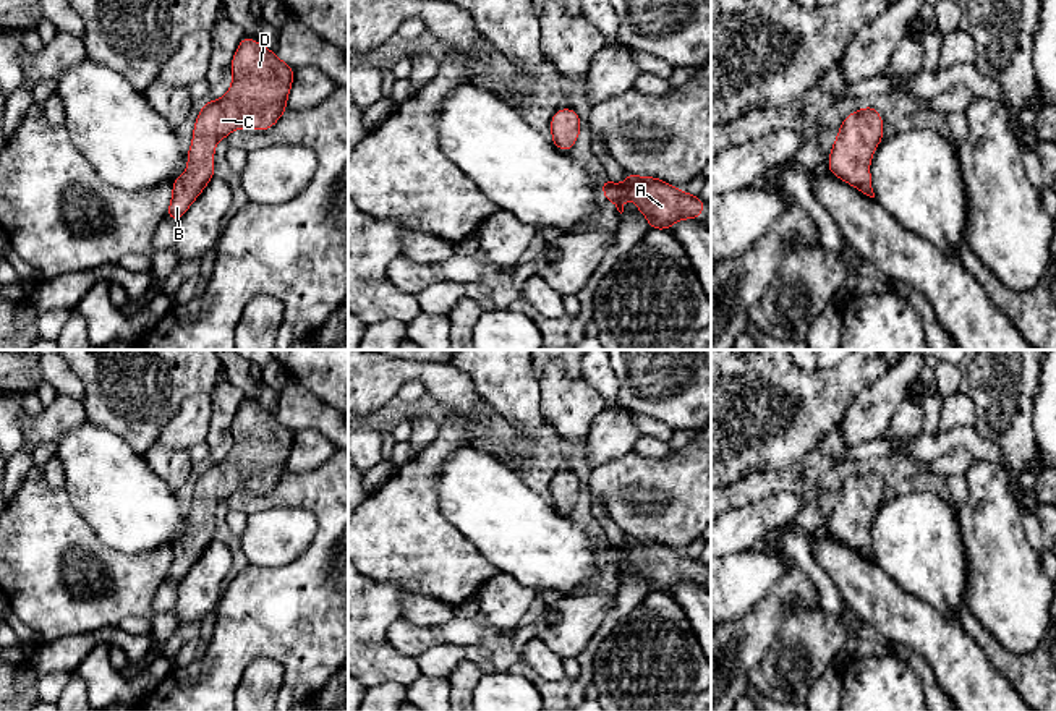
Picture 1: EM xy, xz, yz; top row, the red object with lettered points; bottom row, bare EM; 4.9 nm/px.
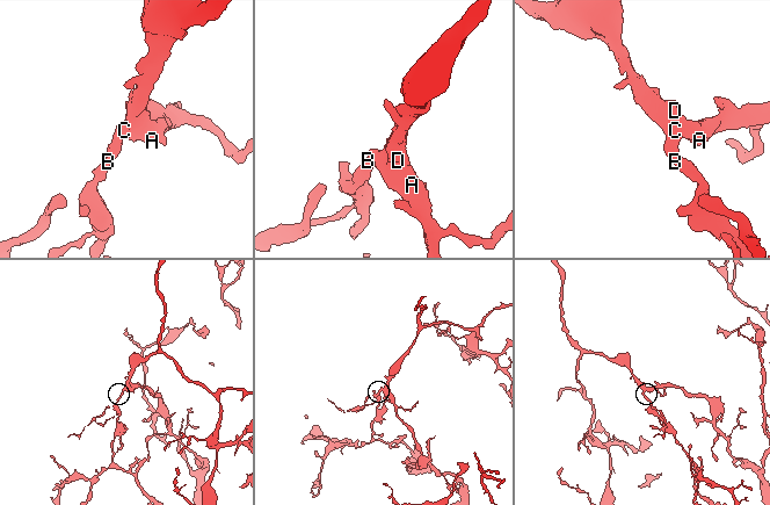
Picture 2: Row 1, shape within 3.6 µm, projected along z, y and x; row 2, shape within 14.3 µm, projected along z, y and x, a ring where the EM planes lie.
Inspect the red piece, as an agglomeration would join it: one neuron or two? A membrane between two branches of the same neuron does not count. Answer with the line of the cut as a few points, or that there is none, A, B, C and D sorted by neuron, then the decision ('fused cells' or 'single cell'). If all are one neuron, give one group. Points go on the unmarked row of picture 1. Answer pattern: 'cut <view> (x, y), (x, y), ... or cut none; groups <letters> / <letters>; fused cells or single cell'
cut none; groups A B C D; single cell

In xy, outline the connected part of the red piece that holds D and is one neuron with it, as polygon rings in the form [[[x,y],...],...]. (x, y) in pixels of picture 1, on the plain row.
[[[245,398],[232,421],[233,444],[219,463],[199,475],[193,507],[186,513],[188,533],[172,544],[173,560],[165,580],[180,583],[214,541],[215,505],[236,491],[270,492],[287,473],[295,432],[254,402]]]

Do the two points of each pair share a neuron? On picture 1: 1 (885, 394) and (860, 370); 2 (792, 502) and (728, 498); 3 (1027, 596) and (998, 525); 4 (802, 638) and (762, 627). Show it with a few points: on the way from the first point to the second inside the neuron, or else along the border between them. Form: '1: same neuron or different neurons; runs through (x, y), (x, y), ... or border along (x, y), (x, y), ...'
1: different neurons; border along (891, 366), (870, 383), (847, 408)
2: different neurons; border along (799, 493), (770, 493), (728, 512)
3: same neuron; runs through (1009, 579), (1000, 559), (998, 543)
4: different neurons; border along (810, 608), (797, 604), (787, 614), (758, 663)

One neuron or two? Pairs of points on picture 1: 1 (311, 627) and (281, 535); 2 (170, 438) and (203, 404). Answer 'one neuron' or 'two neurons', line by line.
1: two neurons
2: one neuron

